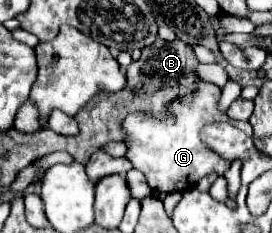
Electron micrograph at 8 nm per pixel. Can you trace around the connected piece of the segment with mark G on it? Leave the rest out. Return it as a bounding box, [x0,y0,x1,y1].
[122,81,252,193]

